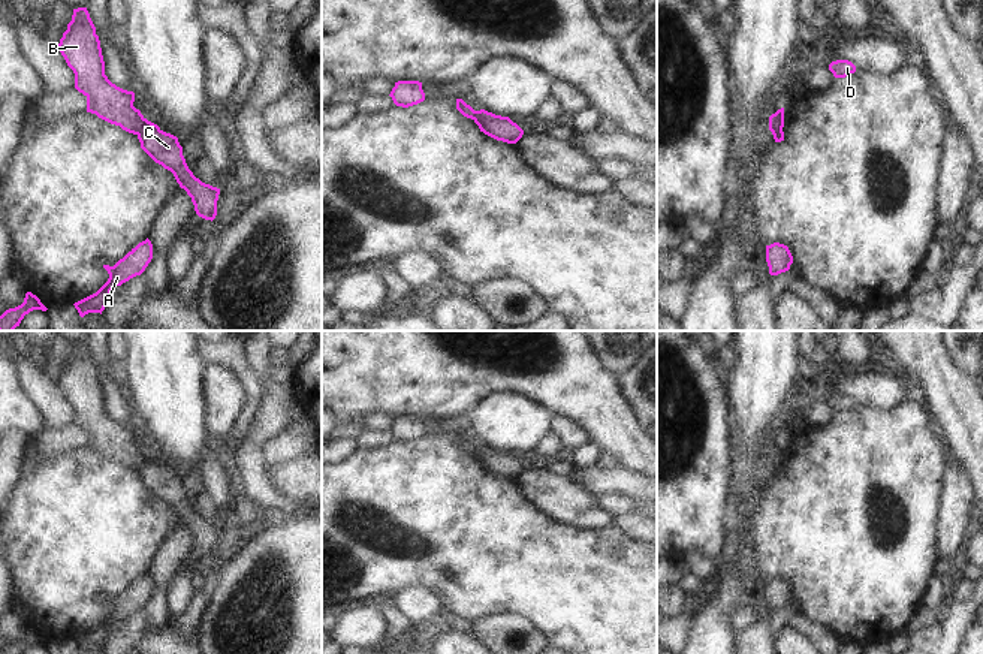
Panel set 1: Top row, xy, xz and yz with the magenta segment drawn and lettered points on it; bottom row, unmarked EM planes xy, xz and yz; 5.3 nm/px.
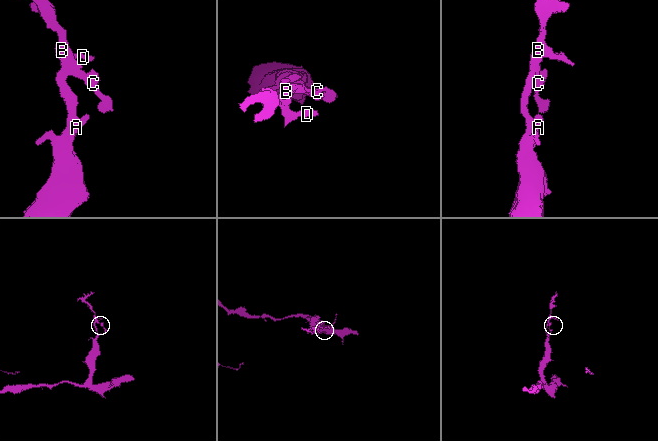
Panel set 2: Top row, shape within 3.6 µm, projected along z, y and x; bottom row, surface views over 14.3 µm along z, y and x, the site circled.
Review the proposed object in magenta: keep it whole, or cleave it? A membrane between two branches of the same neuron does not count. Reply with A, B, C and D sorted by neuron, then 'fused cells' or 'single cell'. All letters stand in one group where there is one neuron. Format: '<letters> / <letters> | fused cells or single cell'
A B D / C | fused cells

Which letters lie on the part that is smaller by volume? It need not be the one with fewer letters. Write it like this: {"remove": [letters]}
{"remove": ["C"]}

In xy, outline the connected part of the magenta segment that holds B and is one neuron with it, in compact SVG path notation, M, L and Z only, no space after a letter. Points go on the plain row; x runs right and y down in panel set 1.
M87 343L73 344L72 356L60 374L58 386L75 409L75 424L87 433L87 447L133 470L145 464L148 455L133 441L135 428L117 422L105 410L100 376Z

